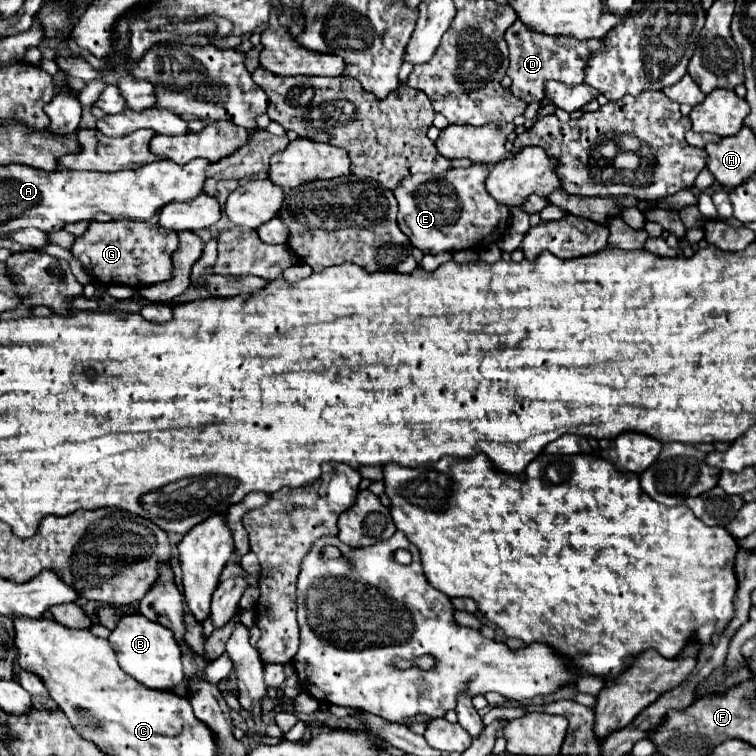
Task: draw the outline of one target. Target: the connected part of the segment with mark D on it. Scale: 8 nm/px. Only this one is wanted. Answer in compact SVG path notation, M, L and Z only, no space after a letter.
M517 20L507 32L505 42L509 46L509 68L511 76L511 92L513 96L525 102L539 102L545 96L545 84L556 80L565 84L580 84L585 78L585 64L589 58L605 48L603 40L573 40L571 36L545 36L541 32L531 30L521 20Z

